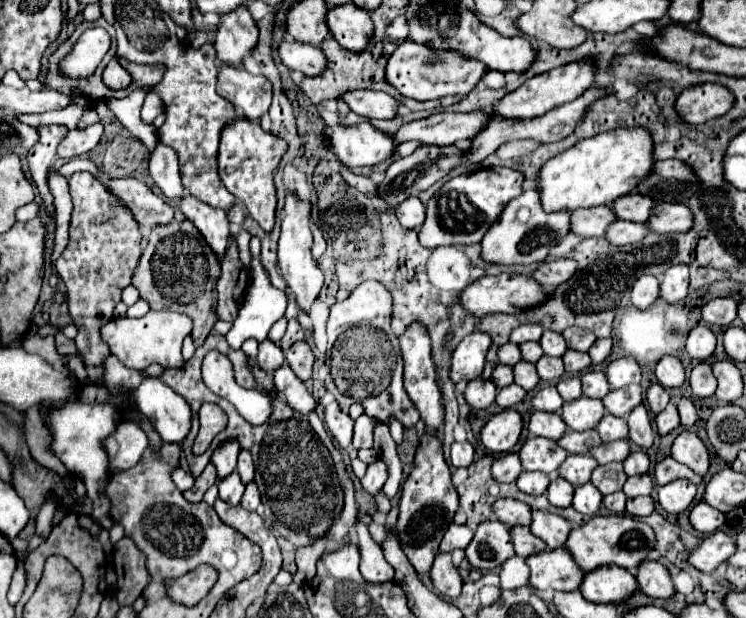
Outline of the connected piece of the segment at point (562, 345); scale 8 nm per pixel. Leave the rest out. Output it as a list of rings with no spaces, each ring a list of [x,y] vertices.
[[[544,331],[542,339],[540,339],[540,345],[542,345],[546,355],[556,355],[556,357],[562,357],[562,353],[568,349],[562,335],[554,333],[554,331]]]

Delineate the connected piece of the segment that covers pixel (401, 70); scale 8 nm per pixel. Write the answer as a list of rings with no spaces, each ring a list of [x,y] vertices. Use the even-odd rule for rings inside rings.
[[[404,41],[388,59],[386,81],[404,97],[416,101],[438,99],[446,95],[466,95],[474,89],[480,77],[486,73],[486,65],[472,59],[462,59],[460,53],[434,53],[424,45]]]

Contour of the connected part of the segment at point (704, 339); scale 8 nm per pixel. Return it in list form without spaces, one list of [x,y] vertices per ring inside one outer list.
[[[698,325],[694,327],[690,333],[688,333],[688,339],[686,339],[686,353],[692,357],[692,359],[698,359],[698,361],[704,361],[708,359],[716,349],[716,335],[704,327],[704,325]]]

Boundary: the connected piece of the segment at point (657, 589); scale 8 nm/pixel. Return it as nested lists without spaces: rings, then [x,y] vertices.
[[[644,561],[638,565],[636,581],[642,593],[654,599],[668,599],[674,595],[674,587],[668,569],[658,561]]]

